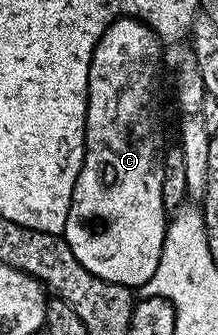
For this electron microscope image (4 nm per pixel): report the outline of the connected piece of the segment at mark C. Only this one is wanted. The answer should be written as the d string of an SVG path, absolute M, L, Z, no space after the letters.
M116 17L112 19L103 36L97 41L89 65L89 85L87 86L87 128L85 129L87 147L83 150L81 173L75 182L69 217L65 221L65 229L62 234L63 238L67 240L69 249L73 249L73 257L77 257L77 261L81 261L81 265L85 265L85 269L89 269L89 273L93 273L105 281L120 283L132 289L138 289L145 285L145 281L149 281L149 277L153 277L153 272L157 269L157 261L161 261L163 238L167 232L169 218L161 197L163 160L161 158L161 146L159 147L159 111L155 108L155 74L159 71L159 59L161 63L161 44L156 28L152 24L150 27L147 21L139 17Z

